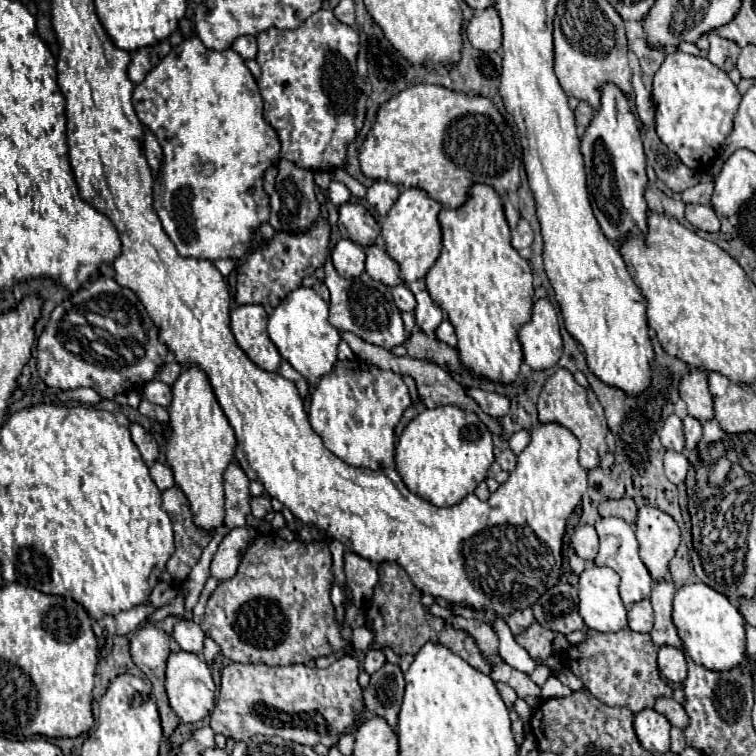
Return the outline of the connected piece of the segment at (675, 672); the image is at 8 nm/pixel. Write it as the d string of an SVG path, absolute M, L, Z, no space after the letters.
M661 646L659 648L659 672L667 680L679 684L687 678L687 660L683 648Z

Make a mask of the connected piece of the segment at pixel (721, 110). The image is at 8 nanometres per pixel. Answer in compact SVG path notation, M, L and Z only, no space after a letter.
M681 50L669 52L653 78L657 134L663 144L695 172L705 172L713 164L727 134L731 134L739 102L741 94L729 74L703 56L691 56Z

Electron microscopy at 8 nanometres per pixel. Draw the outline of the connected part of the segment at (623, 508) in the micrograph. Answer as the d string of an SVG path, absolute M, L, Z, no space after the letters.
M631 498L605 500L599 504L599 514L601 516L617 516L617 518L623 518L625 522L633 524L637 518L637 504Z

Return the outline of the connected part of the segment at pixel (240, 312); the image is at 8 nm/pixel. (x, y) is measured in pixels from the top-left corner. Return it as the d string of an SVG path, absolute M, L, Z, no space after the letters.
M247 304L231 312L231 330L243 352L263 370L275 372L281 366L281 354L267 334L267 312L263 306Z

